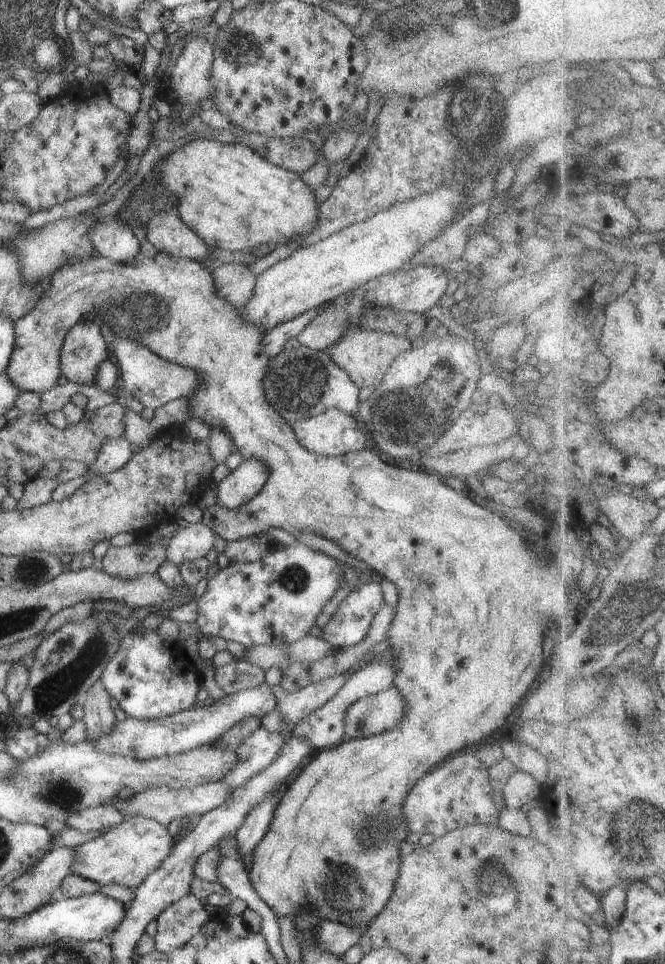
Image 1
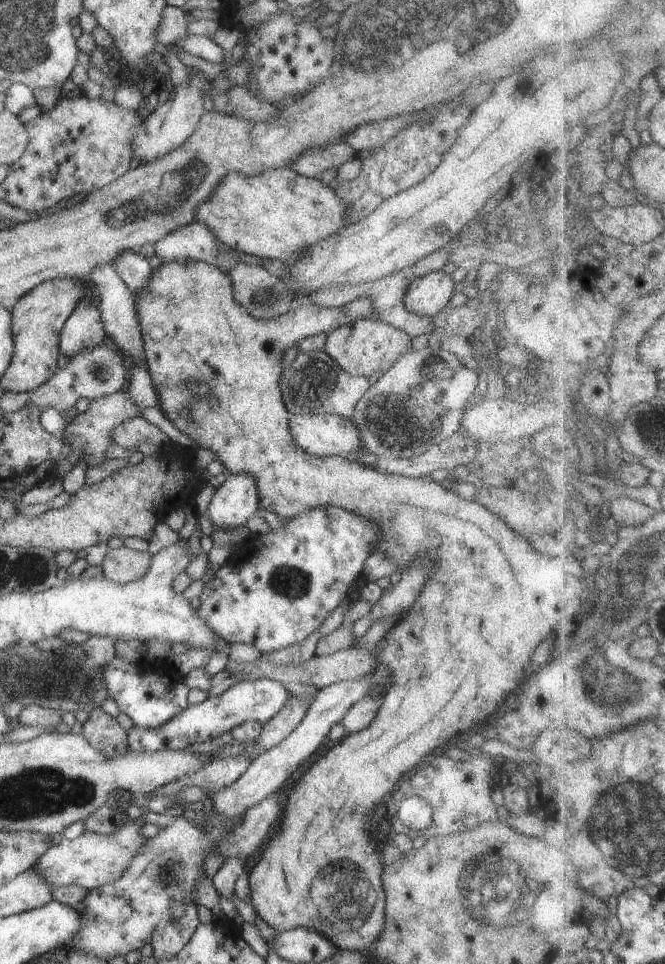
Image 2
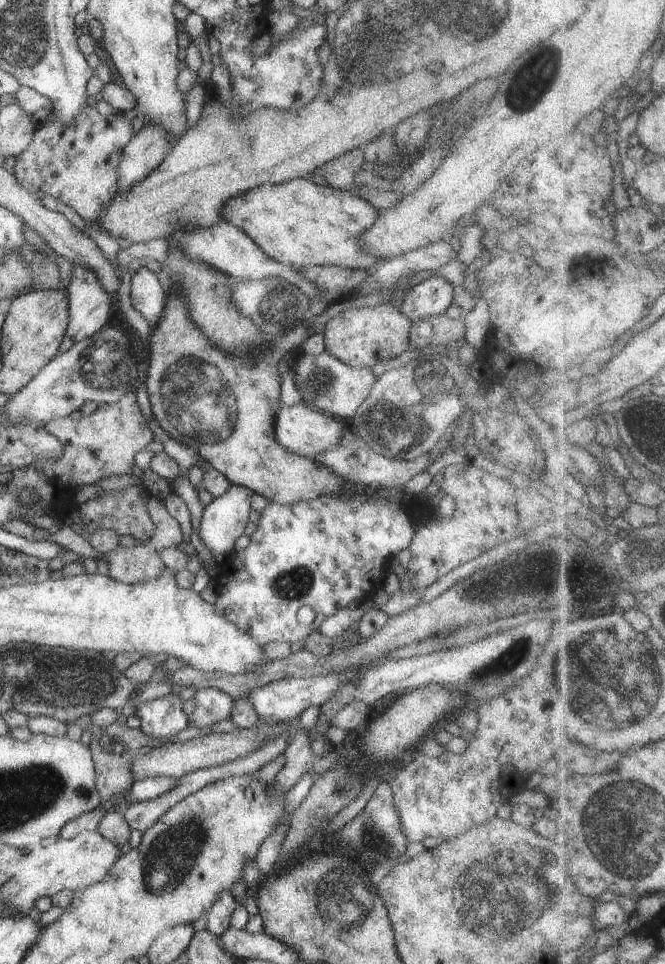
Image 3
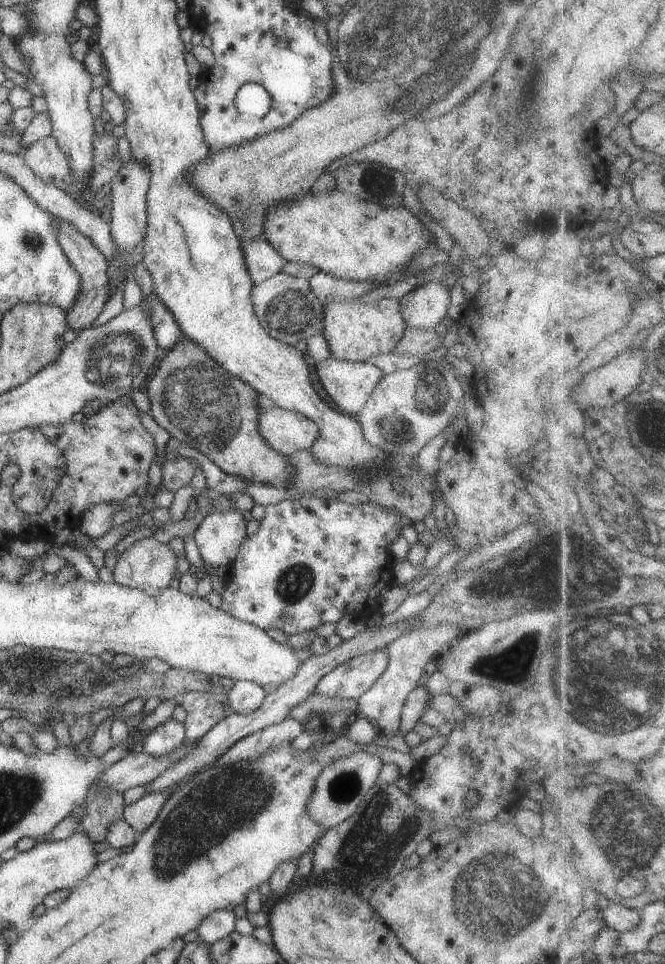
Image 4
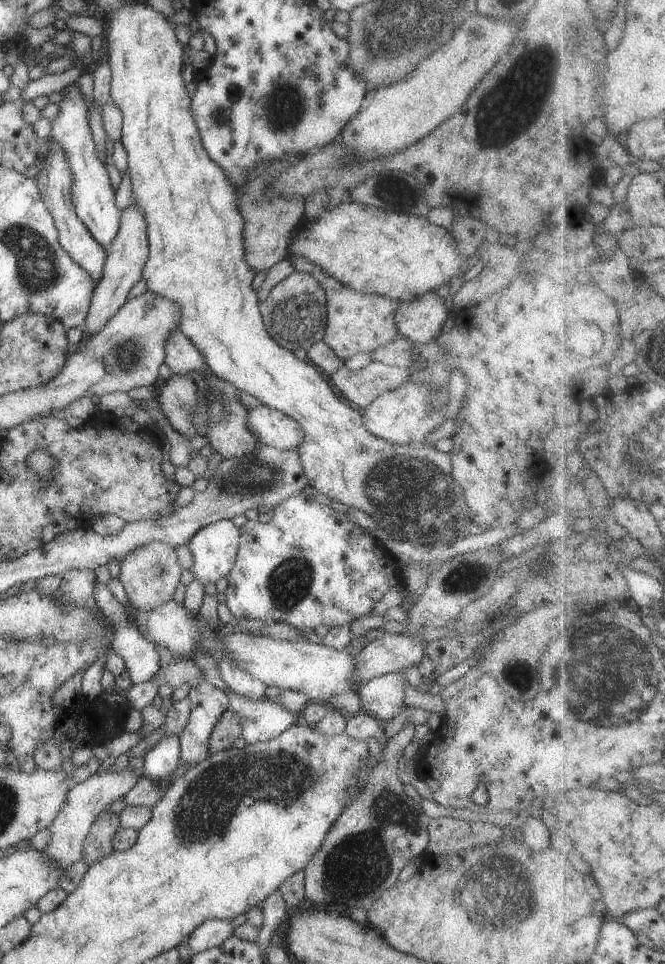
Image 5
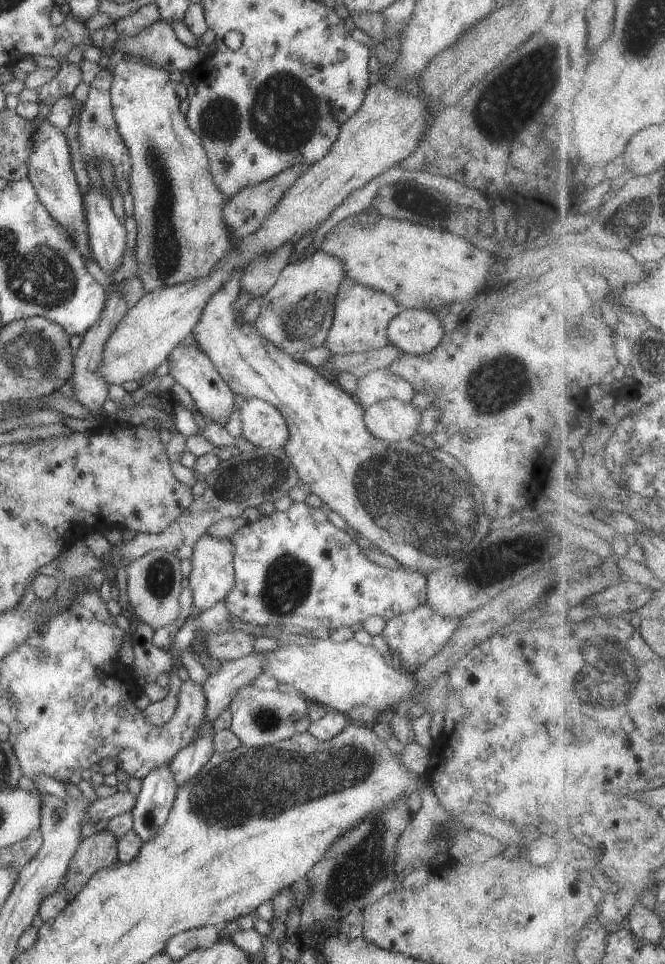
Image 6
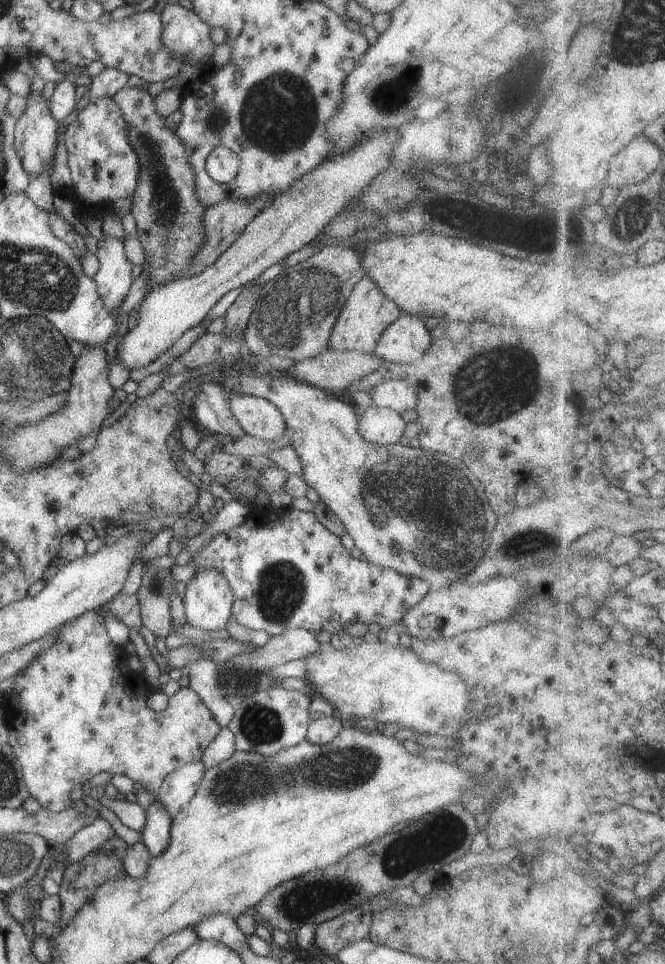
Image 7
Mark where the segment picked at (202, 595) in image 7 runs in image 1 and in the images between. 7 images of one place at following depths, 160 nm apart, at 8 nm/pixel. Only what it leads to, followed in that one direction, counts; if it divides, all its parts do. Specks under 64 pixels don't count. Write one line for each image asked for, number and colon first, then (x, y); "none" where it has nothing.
1: (245, 482)
2: (236, 500)
3: (224, 519)
4: (219, 536)
5: (214, 549)
6: (212, 576)

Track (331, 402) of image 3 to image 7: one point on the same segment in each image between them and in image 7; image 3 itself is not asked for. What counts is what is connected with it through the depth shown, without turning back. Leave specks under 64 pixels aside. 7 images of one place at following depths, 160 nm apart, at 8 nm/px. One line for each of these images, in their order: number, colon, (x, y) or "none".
4: (349, 384)
5: (361, 386)
6: (380, 384)
7: (398, 394)

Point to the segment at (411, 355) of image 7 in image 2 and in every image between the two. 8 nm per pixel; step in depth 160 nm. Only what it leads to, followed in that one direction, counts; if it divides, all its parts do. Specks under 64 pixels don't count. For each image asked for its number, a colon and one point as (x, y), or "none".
2: (426, 295)
3: (432, 297)
4: (425, 306)
5: (421, 319)
6: (416, 331)

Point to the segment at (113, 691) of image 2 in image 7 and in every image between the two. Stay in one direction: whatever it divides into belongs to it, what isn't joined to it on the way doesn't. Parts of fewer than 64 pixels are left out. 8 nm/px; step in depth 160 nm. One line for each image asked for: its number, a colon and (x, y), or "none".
3: (164, 717)
4: (162, 740)
5: (160, 763)
6: (154, 801)
7: (156, 833)

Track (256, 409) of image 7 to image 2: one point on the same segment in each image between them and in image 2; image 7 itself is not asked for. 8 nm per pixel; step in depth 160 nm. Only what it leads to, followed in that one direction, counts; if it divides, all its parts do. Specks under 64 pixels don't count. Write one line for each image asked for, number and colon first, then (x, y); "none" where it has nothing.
2: (321, 435)
3: (304, 431)
4: (286, 431)
5: (270, 427)
6: (263, 424)

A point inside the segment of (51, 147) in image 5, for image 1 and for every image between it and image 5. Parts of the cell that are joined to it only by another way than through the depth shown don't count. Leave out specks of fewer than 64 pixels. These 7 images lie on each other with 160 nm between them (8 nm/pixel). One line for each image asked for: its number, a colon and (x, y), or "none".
1: (84, 348)
2: (84, 329)
3: (89, 302)
4: (92, 266)

